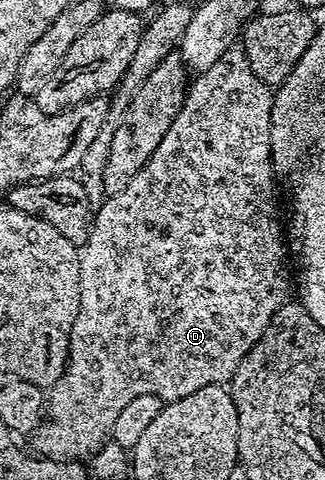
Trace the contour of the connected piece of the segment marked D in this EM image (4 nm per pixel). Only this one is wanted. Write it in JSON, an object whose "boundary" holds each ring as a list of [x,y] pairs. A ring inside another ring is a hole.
{"boundary":[[[235,48],[224,52],[208,72],[197,75],[189,83],[186,99],[182,101],[176,120],[164,132],[164,140],[152,152],[152,156],[132,176],[132,180],[118,194],[111,194],[97,207],[93,215],[90,238],[81,247],[80,257],[80,312],[76,324],[72,324],[70,337],[70,358],[66,370],[48,390],[48,420],[32,435],[33,453],[43,458],[59,460],[86,460],[106,445],[111,437],[116,420],[124,407],[136,396],[156,396],[163,403],[175,402],[200,388],[220,386],[233,378],[240,360],[264,336],[268,324],[292,300],[290,294],[290,262],[286,259],[286,238],[282,235],[282,218],[278,215],[278,194],[274,191],[276,171],[270,154],[270,121],[274,108],[274,94],[271,87],[252,72],[245,53]]]}

